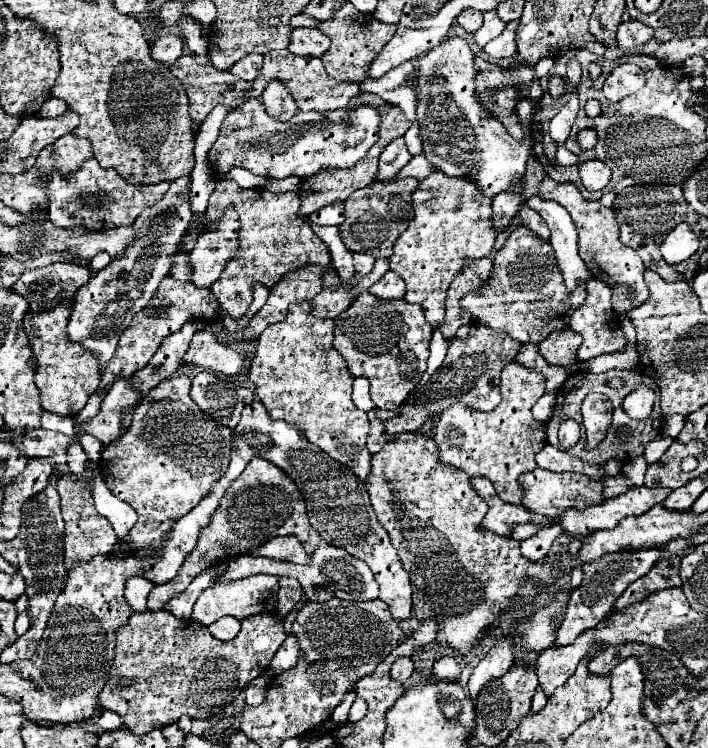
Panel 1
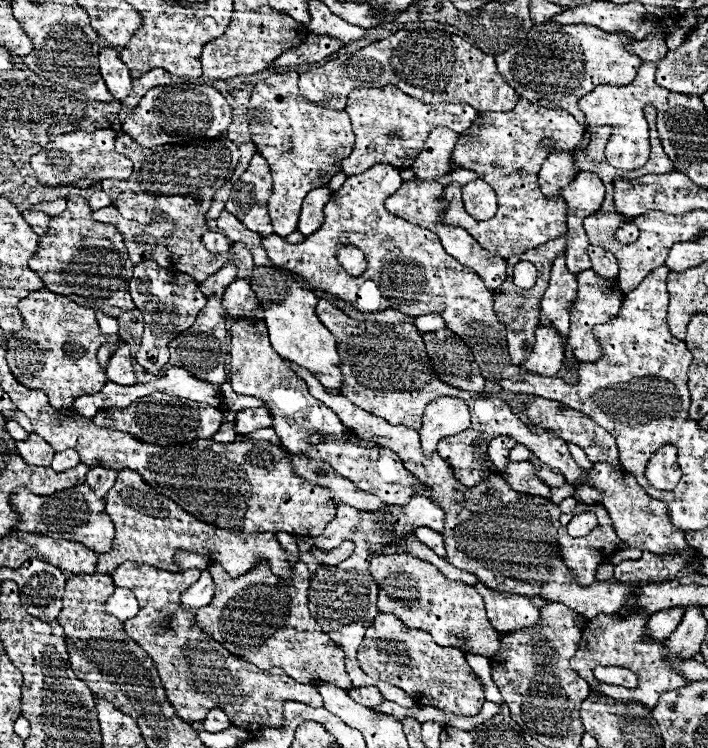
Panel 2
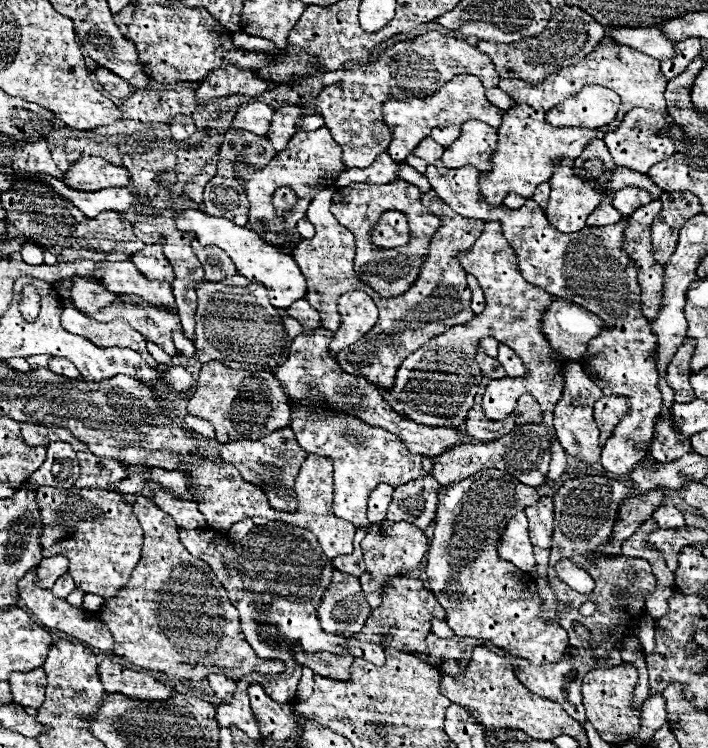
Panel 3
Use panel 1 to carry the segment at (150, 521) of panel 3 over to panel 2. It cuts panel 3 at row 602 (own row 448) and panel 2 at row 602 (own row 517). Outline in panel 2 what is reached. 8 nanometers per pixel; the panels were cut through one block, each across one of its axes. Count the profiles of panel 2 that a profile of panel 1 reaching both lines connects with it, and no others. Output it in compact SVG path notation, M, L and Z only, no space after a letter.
M124 562L112 572L114 586L130 588L140 604L140 612L124 622L124 630L158 666L166 698L178 708L178 716L192 724L202 722L210 708L222 708L234 726L252 732L262 726L278 728L278 724L282 724L282 700L302 700L304 704L322 706L322 696L316 686L300 684L278 668L256 668L252 662L226 652L222 644L214 642L210 634L194 624L194 608L184 608L180 596L198 578L200 572L196 568L172 574L136 562Z

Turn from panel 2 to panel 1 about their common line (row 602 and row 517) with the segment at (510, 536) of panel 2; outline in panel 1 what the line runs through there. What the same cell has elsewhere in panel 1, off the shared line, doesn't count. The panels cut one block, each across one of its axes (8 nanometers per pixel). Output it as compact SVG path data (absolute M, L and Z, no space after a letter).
M632 488L618 498L610 498L604 504L590 506L586 510L566 510L560 520L550 524L562 524L570 536L586 536L596 530L614 528L626 516L640 516L652 506L662 504L670 494L670 488Z

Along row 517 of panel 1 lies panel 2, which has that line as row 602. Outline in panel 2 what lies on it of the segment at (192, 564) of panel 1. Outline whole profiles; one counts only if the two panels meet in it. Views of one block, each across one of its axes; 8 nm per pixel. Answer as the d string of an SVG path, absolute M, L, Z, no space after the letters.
M260 560L250 572L230 578L222 564L212 562L210 574L214 578L216 594L212 604L196 610L196 624L210 632L232 654L250 660L258 668L282 668L294 680L304 684L334 684L338 688L352 688L352 680L344 668L344 656L338 646L322 632L318 622L308 612L308 582L310 572L304 562L296 560L290 568L292 582L282 584L280 576L274 576L270 566Z

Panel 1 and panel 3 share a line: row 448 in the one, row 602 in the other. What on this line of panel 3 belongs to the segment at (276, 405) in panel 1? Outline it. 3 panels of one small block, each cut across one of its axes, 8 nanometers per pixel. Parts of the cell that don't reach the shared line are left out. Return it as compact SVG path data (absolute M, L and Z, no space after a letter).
M334 570L332 586L324 592L318 608L318 618L324 632L352 638L364 628L368 616L370 606L360 590L358 578Z

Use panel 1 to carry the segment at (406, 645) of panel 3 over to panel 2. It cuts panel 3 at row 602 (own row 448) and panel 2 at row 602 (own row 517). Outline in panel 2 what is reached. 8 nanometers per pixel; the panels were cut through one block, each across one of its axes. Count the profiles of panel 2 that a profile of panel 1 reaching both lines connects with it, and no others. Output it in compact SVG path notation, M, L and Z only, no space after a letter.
M372 554L368 572L378 584L378 610L398 616L408 628L424 630L434 636L436 644L454 646L462 652L494 656L498 650L498 632L490 624L484 600L474 586L446 580L438 568L426 560L414 560L406 554Z

